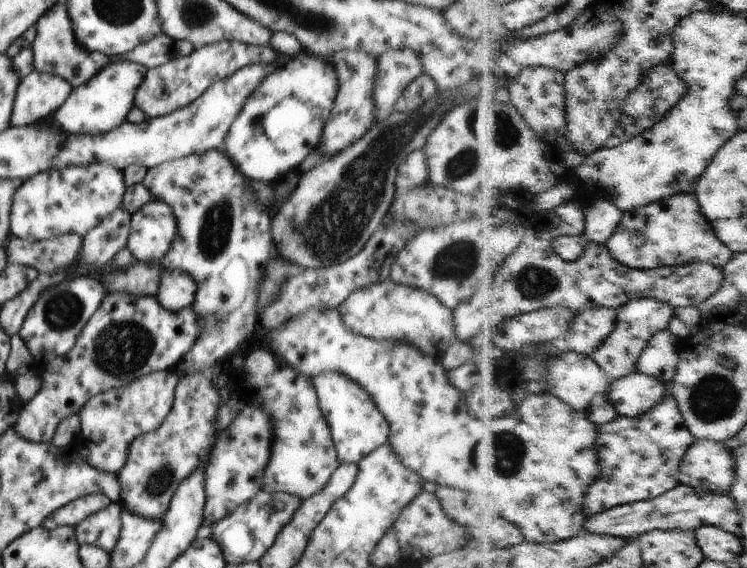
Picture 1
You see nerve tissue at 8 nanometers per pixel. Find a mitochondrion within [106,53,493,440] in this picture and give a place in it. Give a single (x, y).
(353, 203)

